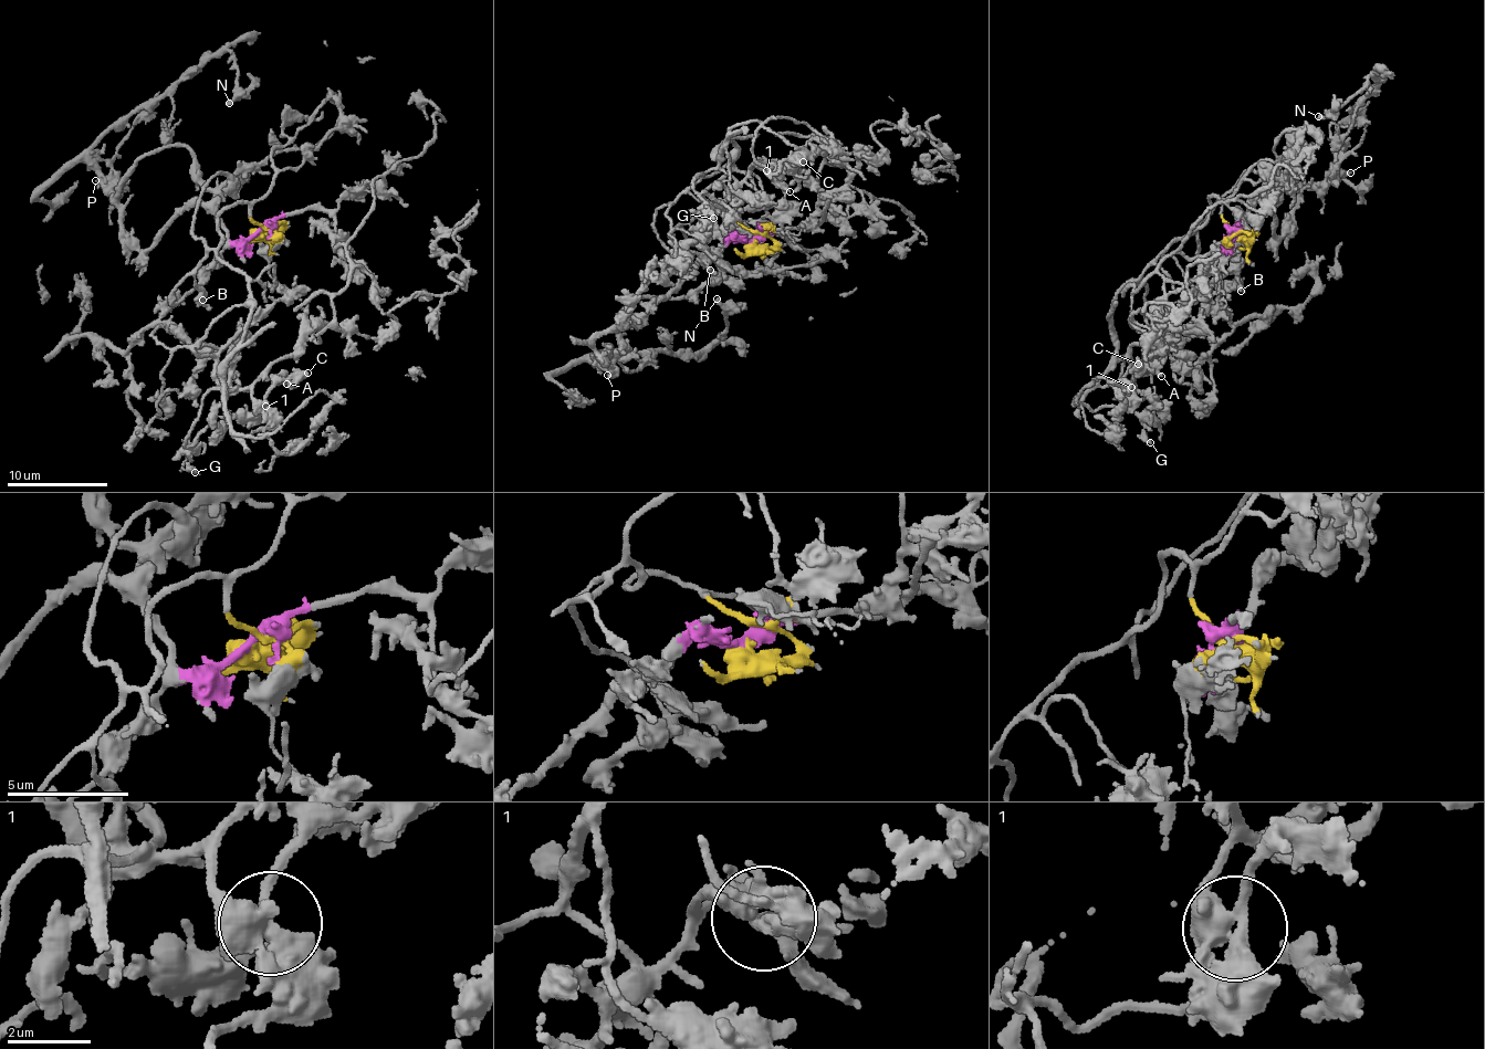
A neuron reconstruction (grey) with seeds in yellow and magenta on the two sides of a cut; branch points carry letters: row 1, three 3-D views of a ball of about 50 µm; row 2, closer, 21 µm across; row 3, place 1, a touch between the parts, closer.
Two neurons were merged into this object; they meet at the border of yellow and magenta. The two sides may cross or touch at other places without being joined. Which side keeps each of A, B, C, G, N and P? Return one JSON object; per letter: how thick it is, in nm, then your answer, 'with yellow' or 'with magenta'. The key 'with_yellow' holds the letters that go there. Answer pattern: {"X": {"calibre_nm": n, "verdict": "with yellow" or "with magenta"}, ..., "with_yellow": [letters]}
{"A": {"calibre_nm": 320, "verdict": "with yellow"}, "B": {"calibre_nm": 240, "verdict": "with yellow"}, "C": {"calibre_nm": 480, "verdict": "with yellow"}, "G": {"calibre_nm": 300, "verdict": "with yellow"}, "N": {"calibre_nm": 280, "verdict": "with magenta"}, "P": {"calibre_nm": 280, "verdict": "with magenta"}, "with_yellow": ["A", "B", "C", "G"]}

